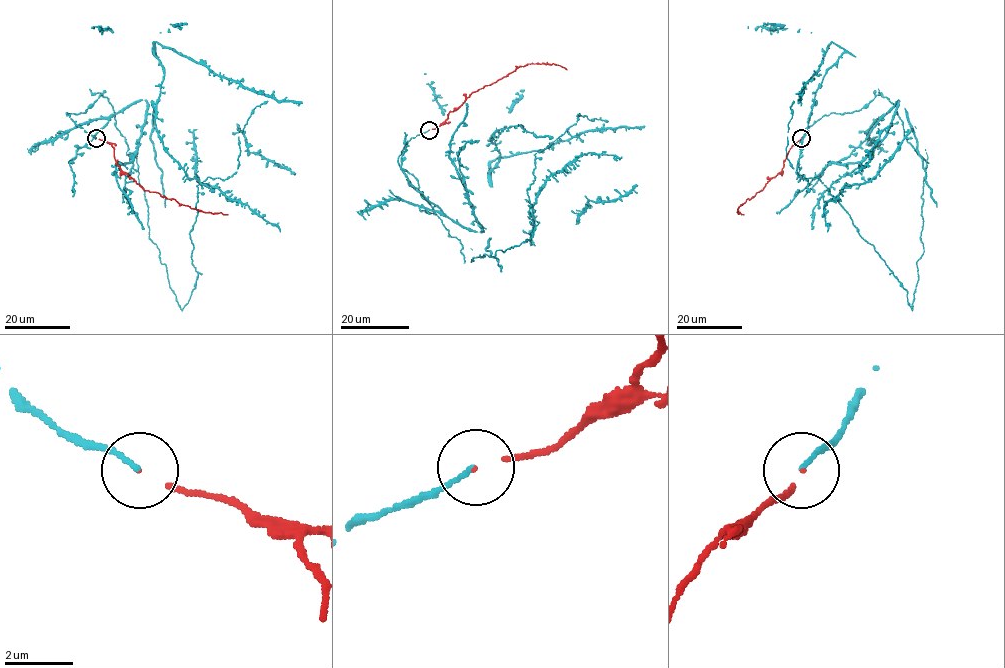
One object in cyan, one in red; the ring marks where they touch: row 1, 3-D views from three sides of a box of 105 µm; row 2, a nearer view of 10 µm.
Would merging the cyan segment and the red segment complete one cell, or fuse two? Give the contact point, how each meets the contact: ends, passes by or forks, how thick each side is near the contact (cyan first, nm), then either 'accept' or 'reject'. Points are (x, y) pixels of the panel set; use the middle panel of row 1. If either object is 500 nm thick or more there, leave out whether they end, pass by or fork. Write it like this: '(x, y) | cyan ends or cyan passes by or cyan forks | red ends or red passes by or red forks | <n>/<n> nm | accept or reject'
(429, 130) | cyan ends | red ends | 120/40 nm | accept

